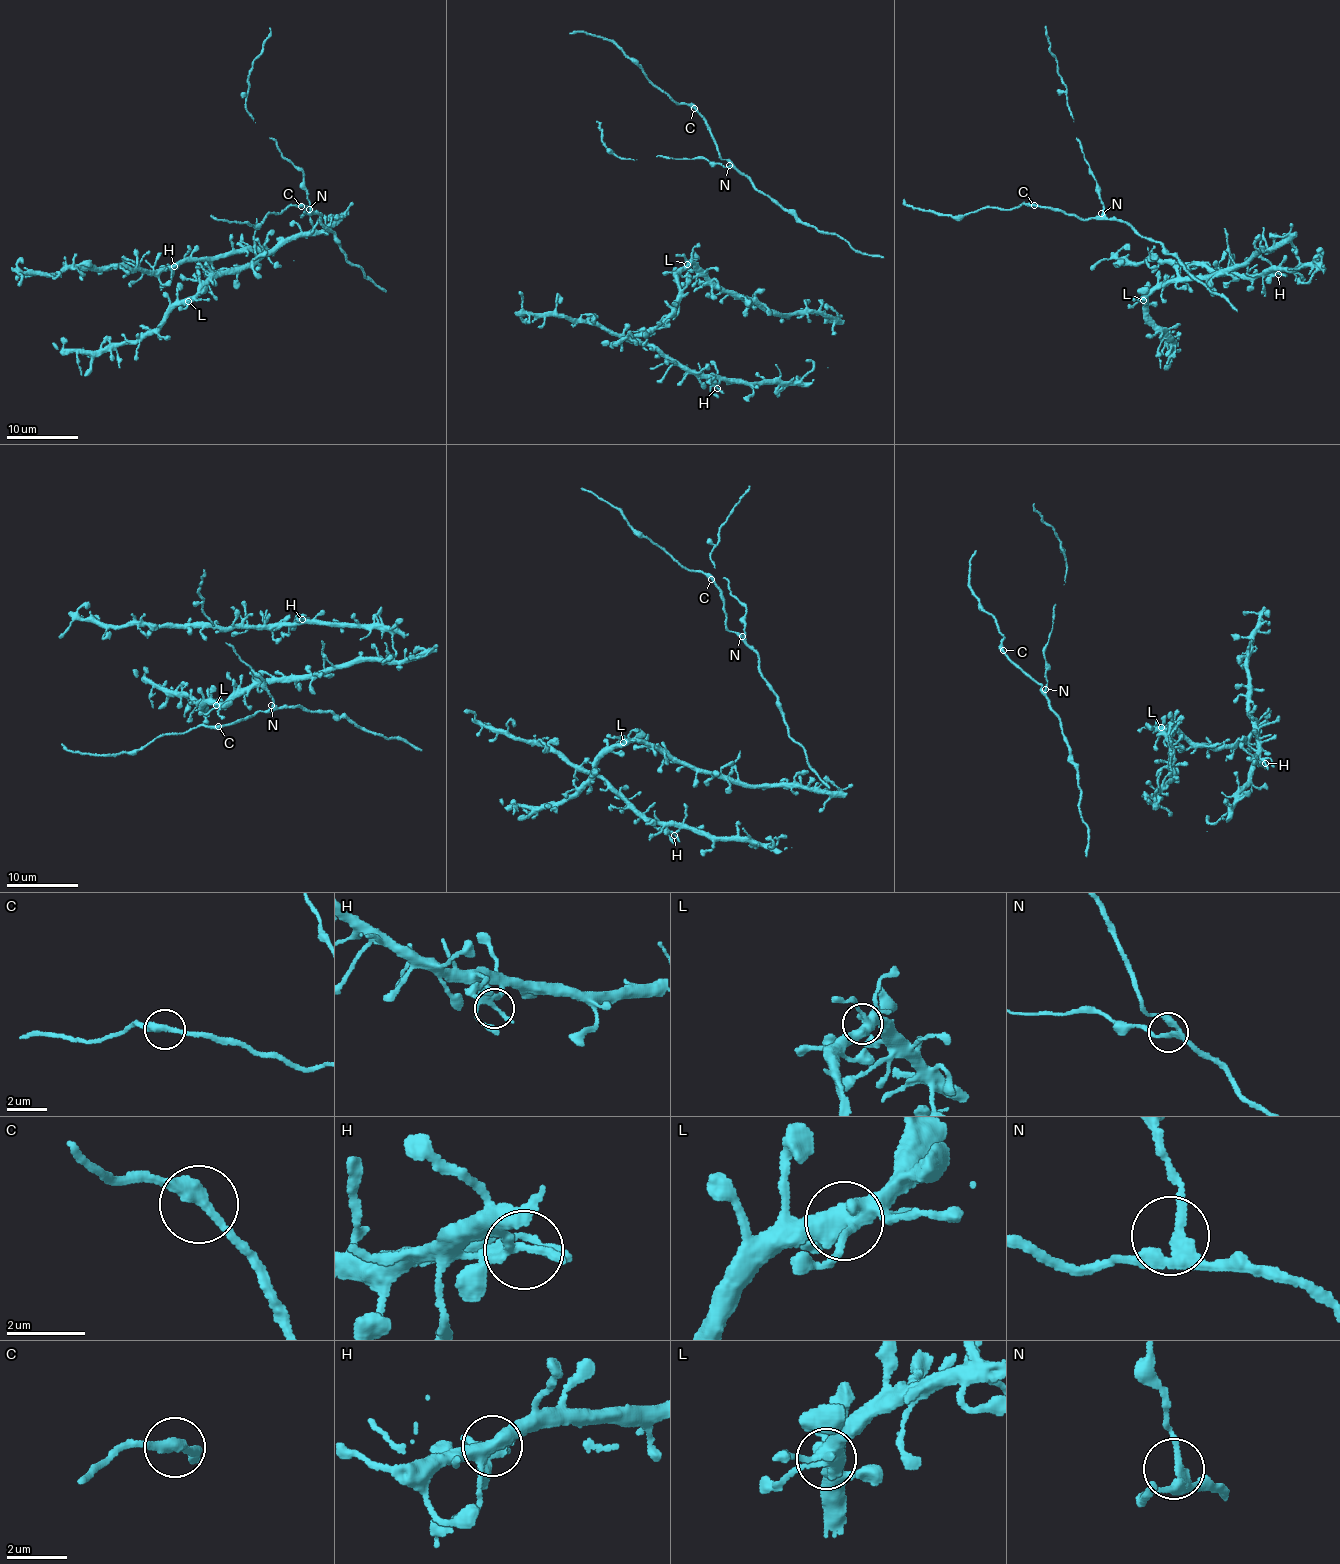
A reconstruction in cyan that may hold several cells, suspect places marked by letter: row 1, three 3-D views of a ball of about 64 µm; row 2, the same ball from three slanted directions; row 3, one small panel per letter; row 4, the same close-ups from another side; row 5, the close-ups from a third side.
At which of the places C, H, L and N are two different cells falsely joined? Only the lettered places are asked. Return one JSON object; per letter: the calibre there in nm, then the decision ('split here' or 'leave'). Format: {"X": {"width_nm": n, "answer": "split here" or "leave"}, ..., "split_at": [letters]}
{"C": {"width_nm": 340, "answer": "leave"}, "H": {"width_nm": 220, "answer": "leave"}, "L": {"width_nm": 460, "answer": "leave"}, "N": {"width_nm": 220, "answer": "leave"}, "split_at": []}

